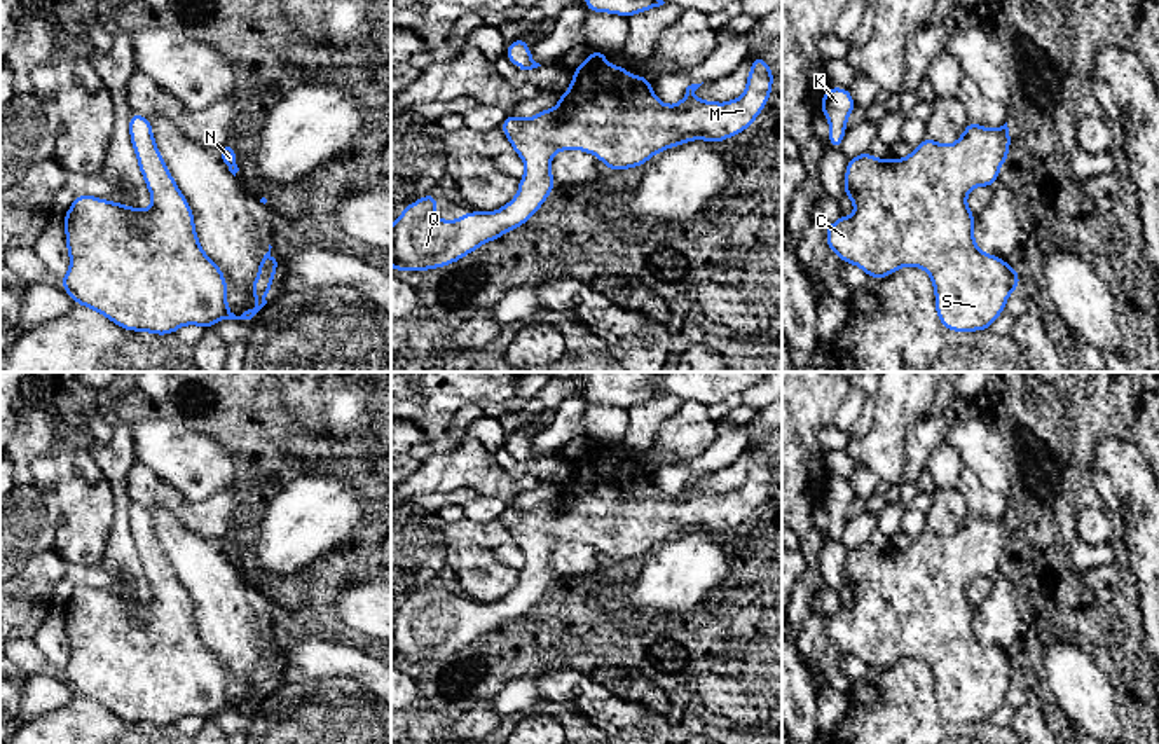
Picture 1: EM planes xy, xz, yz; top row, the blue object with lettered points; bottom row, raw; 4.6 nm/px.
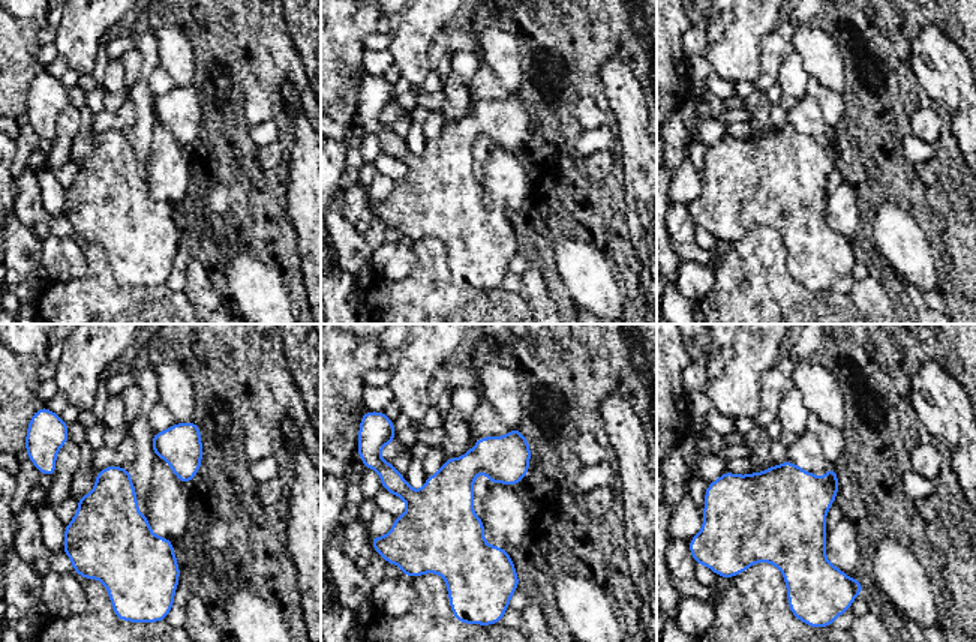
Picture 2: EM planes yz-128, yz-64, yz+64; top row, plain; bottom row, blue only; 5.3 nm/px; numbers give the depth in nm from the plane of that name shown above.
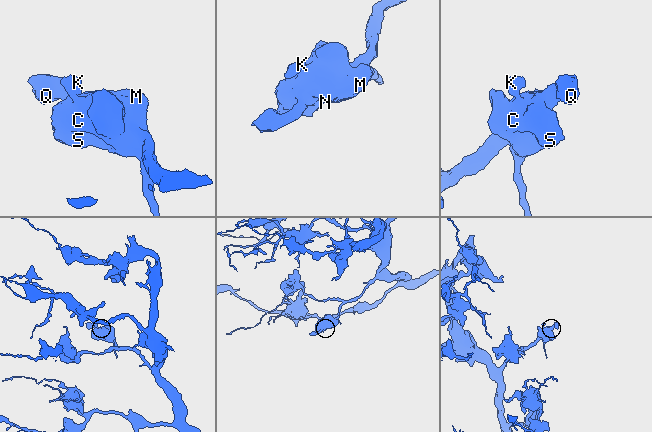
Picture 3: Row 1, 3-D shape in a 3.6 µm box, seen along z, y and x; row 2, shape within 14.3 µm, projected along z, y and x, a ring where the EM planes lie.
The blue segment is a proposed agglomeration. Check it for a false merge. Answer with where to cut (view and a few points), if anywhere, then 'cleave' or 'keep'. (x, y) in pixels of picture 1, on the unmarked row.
no cut | keep

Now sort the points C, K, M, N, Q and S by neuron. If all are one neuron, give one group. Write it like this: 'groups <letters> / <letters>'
groups C K M N Q S

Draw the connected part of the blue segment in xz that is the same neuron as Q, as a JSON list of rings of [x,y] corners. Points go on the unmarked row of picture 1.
[[[592,442],[586,451],[573,461],[573,473],[555,499],[518,510],[511,505],[501,513],[501,522],[520,547],[525,564],[518,571],[517,587],[496,603],[470,603],[457,611],[436,610],[438,587],[428,585],[407,596],[391,617],[391,658],[394,662],[428,662],[456,655],[482,636],[503,629],[508,622],[522,618],[546,592],[555,580],[550,562],[552,548],[562,541],[588,543],[613,562],[639,559],[655,545],[679,538],[693,531],[719,534],[745,520],[765,501],[773,477],[773,461],[758,445],[751,449],[752,459],[747,465],[747,477],[742,487],[726,493],[695,491],[693,486],[702,475],[686,479],[677,496],[663,496],[651,480],[651,468],[630,466],[627,458],[609,456],[607,444]]]

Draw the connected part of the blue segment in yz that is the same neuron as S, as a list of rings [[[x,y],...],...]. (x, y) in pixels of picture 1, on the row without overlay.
[[[967,513],[962,527],[941,536],[927,527],[904,550],[878,550],[868,541],[848,550],[843,580],[855,596],[852,608],[841,606],[827,617],[826,634],[845,655],[868,664],[869,671],[894,665],[913,657],[929,664],[936,686],[936,706],[951,723],[991,720],[1005,702],[1009,686],[1021,678],[1018,662],[991,644],[983,644],[974,632],[976,606],[967,599],[974,578],[991,578],[1009,548],[1007,513],[988,520]]]

